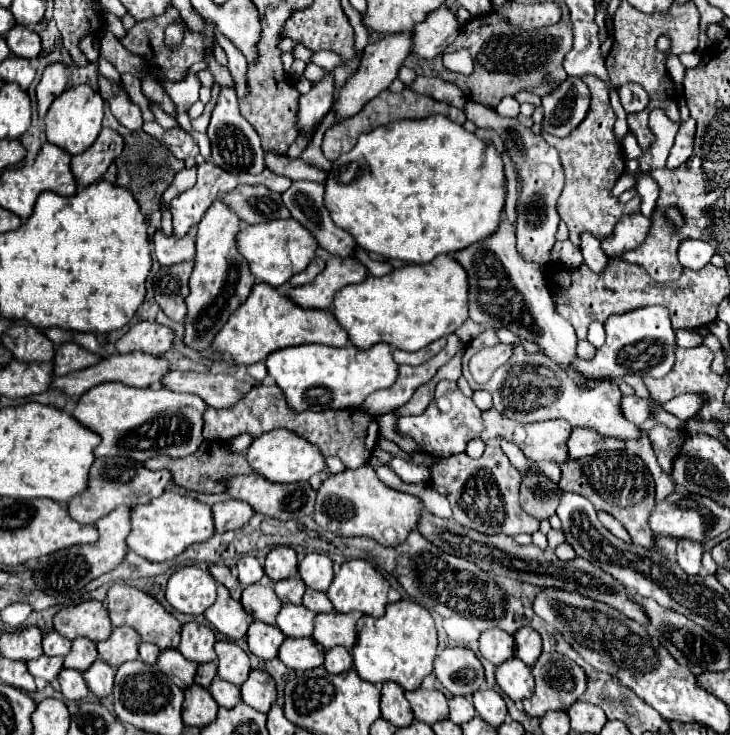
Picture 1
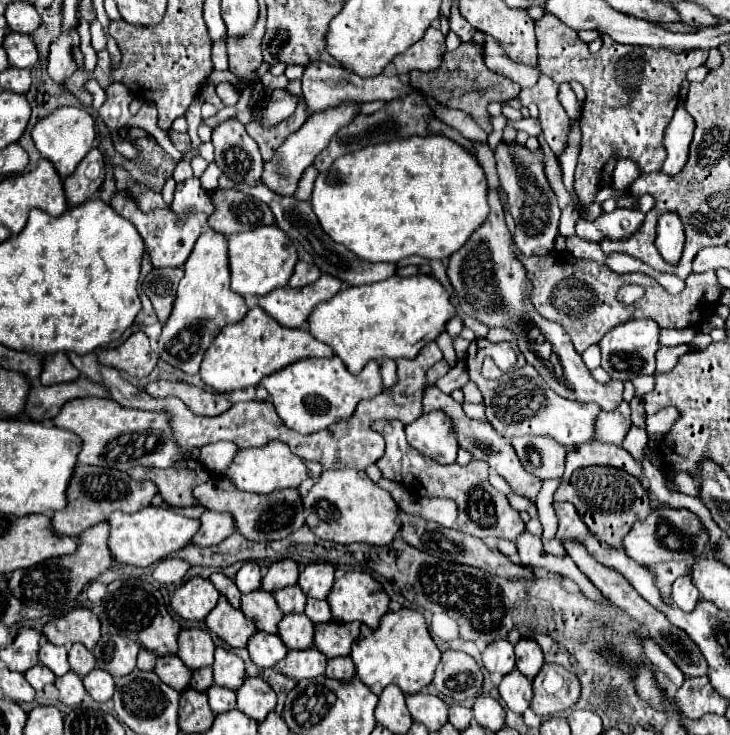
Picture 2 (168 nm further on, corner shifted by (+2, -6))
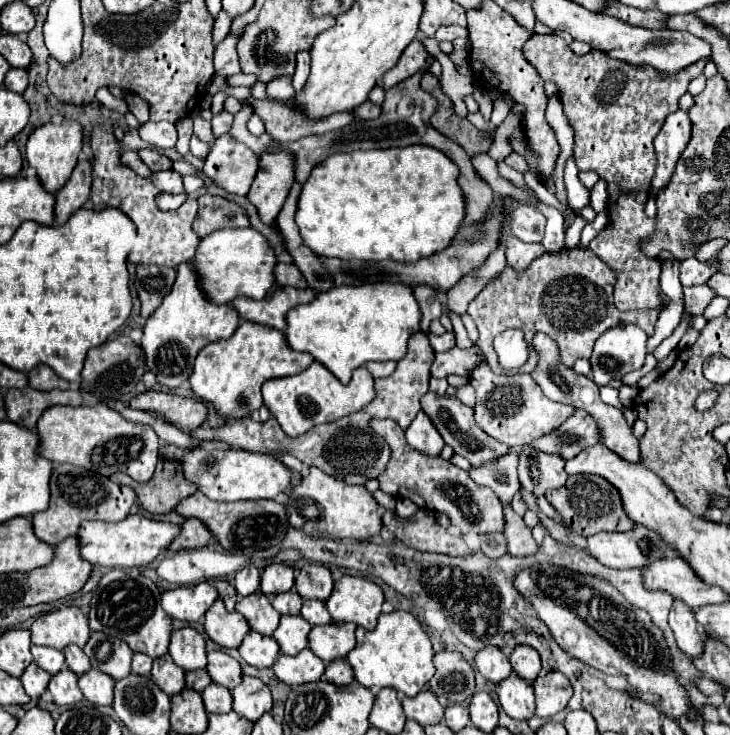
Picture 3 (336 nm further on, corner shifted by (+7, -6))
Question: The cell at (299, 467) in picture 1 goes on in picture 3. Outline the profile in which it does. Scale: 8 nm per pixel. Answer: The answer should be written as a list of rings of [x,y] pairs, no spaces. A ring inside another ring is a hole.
[[[197,448],[181,460],[185,480],[193,482],[209,500],[237,502],[237,500],[273,500],[279,492],[291,486],[289,470],[269,454],[257,454],[231,448]]]

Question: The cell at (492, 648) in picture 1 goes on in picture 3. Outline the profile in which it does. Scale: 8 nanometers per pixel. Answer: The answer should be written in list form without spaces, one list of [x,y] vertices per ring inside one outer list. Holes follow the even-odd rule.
[[[495,646],[479,650],[475,656],[475,664],[479,672],[493,684],[499,684],[501,680],[505,680],[513,670],[509,664],[509,658]]]

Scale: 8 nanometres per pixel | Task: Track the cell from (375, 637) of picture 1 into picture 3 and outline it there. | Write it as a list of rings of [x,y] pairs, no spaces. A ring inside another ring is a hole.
[[[391,612],[381,614],[375,630],[357,628],[357,646],[347,654],[347,660],[353,668],[355,680],[365,688],[395,688],[405,696],[415,696],[423,686],[433,678],[433,646],[419,624],[419,620],[409,612]]]

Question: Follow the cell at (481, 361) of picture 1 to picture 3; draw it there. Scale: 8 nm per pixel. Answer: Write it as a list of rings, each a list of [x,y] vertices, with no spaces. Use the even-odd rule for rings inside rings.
[[[589,248],[545,254],[521,274],[505,268],[503,274],[469,304],[469,316],[475,320],[479,330],[477,346],[487,354],[489,366],[503,372],[495,362],[493,336],[509,328],[521,328],[529,342],[529,360],[519,368],[519,372],[531,372],[539,362],[539,354],[531,348],[531,340],[537,332],[547,334],[557,344],[559,360],[567,368],[571,368],[579,358],[589,358],[595,340],[615,324],[637,324],[647,332],[647,336],[651,336],[659,312],[617,310],[613,306],[613,284],[615,272],[611,272],[611,268],[607,268]]]

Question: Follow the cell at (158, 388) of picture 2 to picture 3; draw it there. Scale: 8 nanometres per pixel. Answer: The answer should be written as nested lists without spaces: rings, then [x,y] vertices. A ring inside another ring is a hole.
[[[143,392],[137,394],[131,402],[131,408],[159,412],[169,424],[179,428],[183,434],[191,434],[207,420],[207,406],[195,398],[183,398],[167,392]]]

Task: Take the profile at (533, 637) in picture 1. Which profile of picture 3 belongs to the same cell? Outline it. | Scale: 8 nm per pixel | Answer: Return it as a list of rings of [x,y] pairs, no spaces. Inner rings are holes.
[[[517,646],[511,654],[511,666],[515,674],[527,682],[533,682],[541,672],[541,658],[539,652],[531,646]]]

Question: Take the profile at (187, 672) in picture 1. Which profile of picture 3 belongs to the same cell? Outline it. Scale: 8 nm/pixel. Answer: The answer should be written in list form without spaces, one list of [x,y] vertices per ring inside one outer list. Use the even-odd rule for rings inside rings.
[[[169,654],[153,660],[151,680],[167,694],[175,696],[185,688],[185,672],[171,660]]]

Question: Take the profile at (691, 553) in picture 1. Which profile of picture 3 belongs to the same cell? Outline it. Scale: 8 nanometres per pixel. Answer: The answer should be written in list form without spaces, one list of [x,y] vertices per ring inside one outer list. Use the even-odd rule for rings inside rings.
[[[679,600],[673,602],[671,614],[669,614],[669,626],[675,634],[675,640],[681,652],[689,660],[697,660],[703,654],[703,634],[695,624],[695,618],[691,616],[691,610],[685,604],[679,604]]]

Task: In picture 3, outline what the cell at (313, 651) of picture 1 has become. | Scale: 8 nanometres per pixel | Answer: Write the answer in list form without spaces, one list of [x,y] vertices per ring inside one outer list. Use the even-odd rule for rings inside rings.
[[[305,648],[295,656],[279,654],[273,664],[273,672],[281,682],[289,686],[301,686],[307,682],[317,682],[325,672],[325,662]]]

